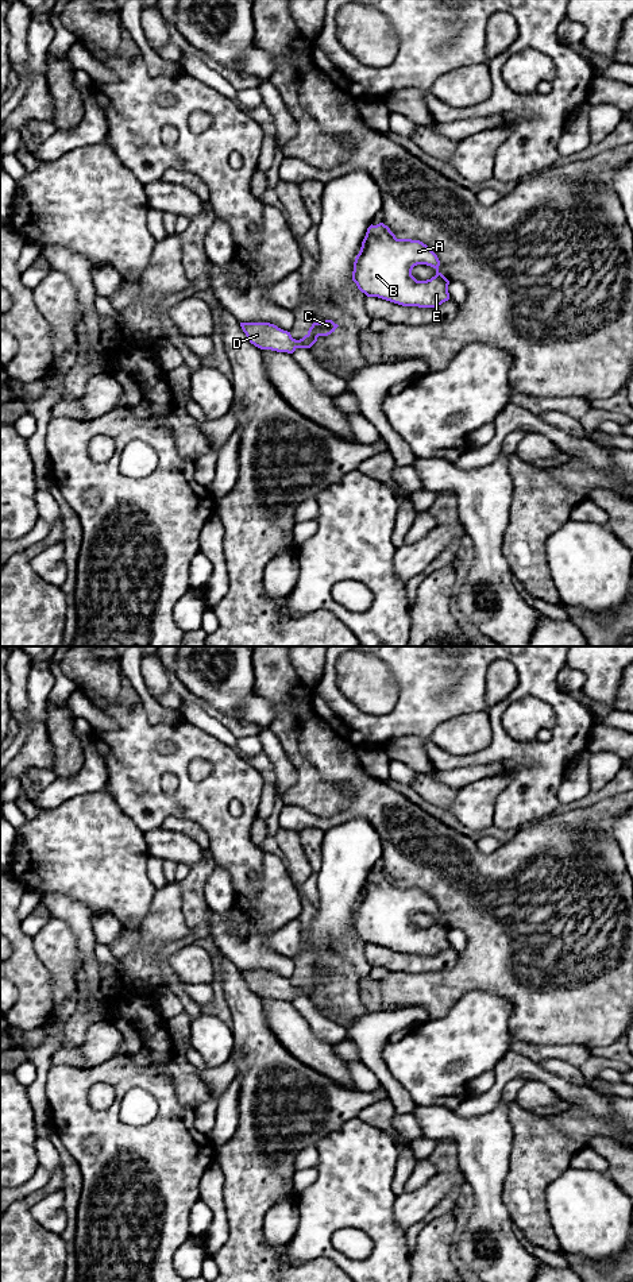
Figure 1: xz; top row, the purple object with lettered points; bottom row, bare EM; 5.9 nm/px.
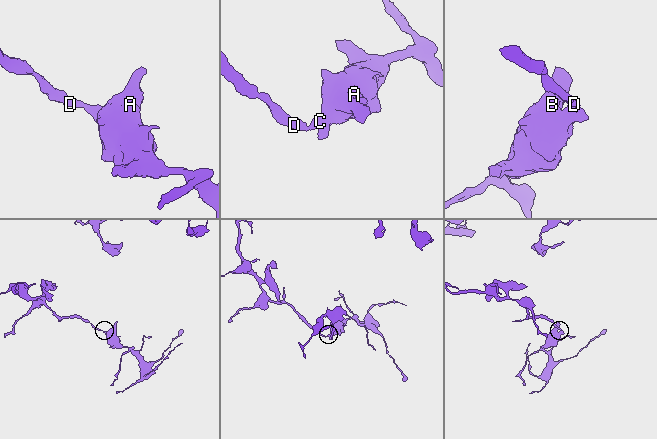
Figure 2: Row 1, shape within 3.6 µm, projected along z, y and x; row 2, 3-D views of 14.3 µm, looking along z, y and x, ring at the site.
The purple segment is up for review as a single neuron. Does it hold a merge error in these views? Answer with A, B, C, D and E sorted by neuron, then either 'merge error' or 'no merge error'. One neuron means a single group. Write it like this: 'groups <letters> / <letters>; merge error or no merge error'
groups A B C D E; no merge error

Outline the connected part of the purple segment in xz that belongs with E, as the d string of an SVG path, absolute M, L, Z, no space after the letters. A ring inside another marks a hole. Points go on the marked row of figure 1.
M383 223L371 224L355 258L352 281L367 297L378 297L402 306L436 308L449 300L449 281L439 271L439 266L437 255L422 242L397 239ZM417 264L433 267L436 275L426 281L417 281L412 275Z

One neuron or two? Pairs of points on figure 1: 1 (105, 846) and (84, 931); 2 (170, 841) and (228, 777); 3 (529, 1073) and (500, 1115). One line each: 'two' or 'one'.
1: two
2: two
3: two

